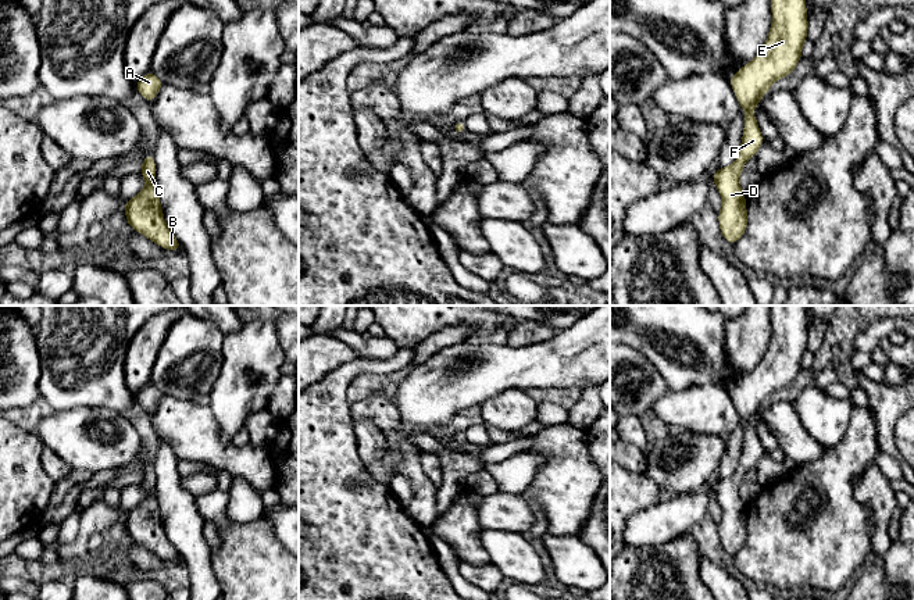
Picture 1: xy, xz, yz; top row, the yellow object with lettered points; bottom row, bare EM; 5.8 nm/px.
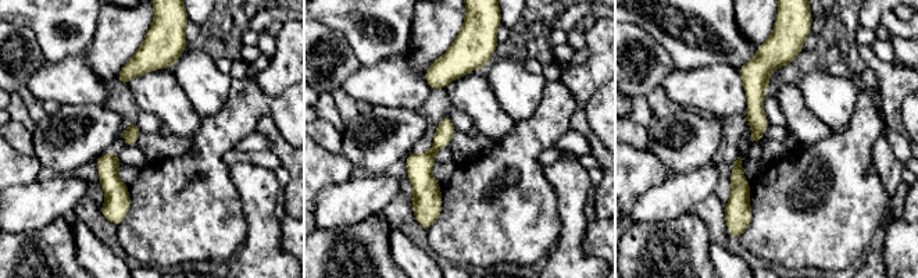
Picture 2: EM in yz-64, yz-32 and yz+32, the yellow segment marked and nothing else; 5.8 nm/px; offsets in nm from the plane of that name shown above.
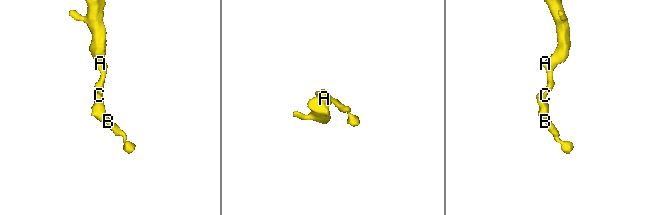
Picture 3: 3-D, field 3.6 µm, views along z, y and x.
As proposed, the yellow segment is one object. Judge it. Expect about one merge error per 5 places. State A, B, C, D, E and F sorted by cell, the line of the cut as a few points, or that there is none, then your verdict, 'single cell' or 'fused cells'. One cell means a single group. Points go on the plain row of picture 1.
A B C D E F | no cut | single cell

